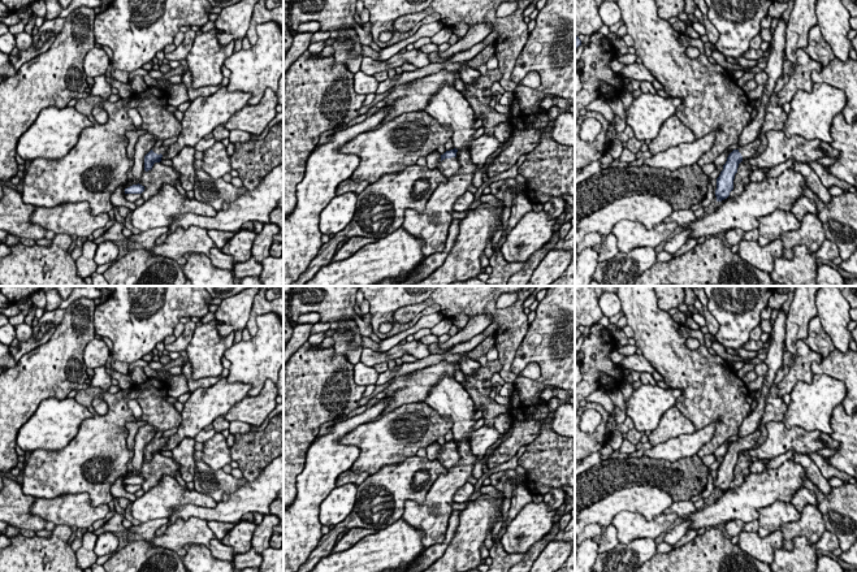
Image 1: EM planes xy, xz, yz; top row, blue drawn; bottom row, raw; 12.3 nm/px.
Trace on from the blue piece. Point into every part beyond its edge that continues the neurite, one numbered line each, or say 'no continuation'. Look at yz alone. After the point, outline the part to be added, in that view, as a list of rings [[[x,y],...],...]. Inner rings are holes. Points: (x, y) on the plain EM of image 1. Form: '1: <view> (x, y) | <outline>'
1: yz (747, 442) | [[[757,428],[753,433],[743,438],[739,438],[739,443],[741,445],[743,451],[753,448],[754,445],[758,442],[759,436],[761,436],[761,432],[759,432],[759,428]]]

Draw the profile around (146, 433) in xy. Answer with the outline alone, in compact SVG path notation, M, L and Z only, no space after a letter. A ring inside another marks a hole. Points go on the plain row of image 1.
M146 424L139 428L137 436L135 436L135 445L134 445L134 456L131 459L133 471L124 476L122 484L124 488L125 481L133 476L138 476L140 472L140 468L144 463L144 447L155 438L156 430L153 426Z

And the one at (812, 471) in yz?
M795 452L793 462L798 463L805 469L806 478L811 480L824 495L831 493L832 486L828 484L828 480L823 477L809 455Z

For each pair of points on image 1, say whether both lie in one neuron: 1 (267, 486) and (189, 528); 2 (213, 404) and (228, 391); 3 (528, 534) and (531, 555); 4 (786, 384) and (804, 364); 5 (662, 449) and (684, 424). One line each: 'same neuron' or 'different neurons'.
1: different neurons
2: same neuron
3: different neurons
4: same neuron
5: different neurons

